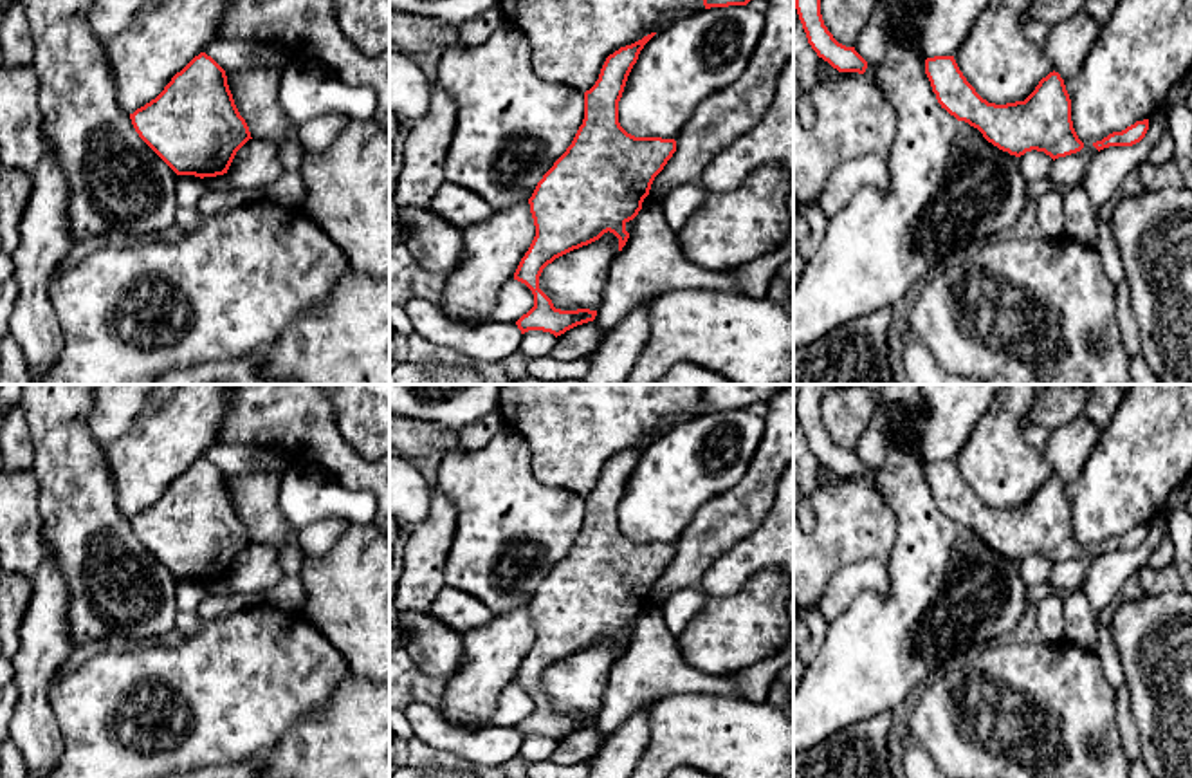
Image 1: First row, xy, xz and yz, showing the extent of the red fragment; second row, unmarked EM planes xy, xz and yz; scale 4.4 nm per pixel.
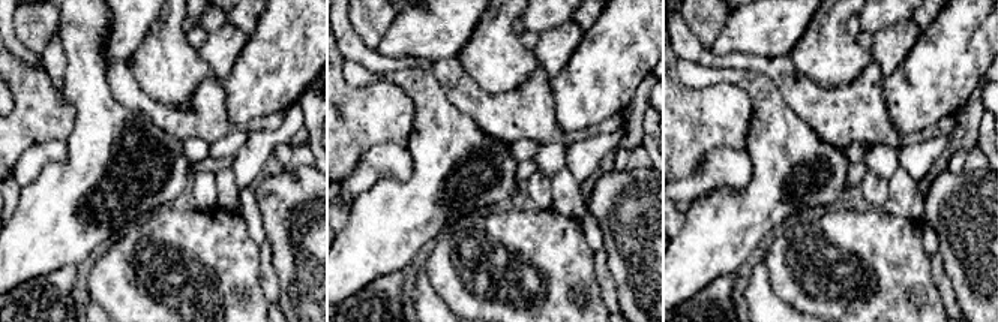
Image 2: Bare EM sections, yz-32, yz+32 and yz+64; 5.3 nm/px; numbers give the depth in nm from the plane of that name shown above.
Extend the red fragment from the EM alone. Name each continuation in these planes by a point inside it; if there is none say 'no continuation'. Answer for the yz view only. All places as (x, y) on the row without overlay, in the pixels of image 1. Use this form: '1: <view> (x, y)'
no continuation

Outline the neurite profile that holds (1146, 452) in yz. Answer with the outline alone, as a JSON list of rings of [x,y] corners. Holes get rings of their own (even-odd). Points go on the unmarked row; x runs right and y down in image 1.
[[[1132,384],[1084,471],[1064,486],[1078,543],[1093,549],[1149,523],[1190,469],[1192,384]]]

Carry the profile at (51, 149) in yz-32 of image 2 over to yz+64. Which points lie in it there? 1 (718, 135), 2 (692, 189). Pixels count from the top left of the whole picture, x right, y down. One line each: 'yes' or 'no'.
1: no
2: yes

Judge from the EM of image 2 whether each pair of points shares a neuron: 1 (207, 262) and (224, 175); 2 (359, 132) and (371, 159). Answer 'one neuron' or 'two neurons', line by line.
1: two neurons
2: two neurons

